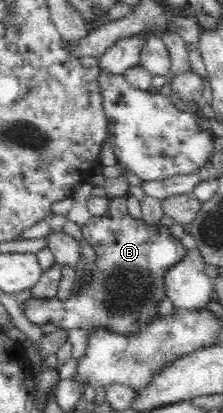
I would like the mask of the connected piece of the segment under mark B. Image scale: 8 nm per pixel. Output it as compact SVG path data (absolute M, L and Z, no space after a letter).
M119 197L111 199L106 215L91 217L85 226L81 227L84 240L93 247L97 253L95 260L95 272L89 276L87 284L83 284L76 296L70 296L65 301L47 301L45 298L29 296L25 302L21 302L21 311L31 323L42 326L47 323L54 324L58 328L71 329L83 328L108 328L119 334L135 334L139 326L151 322L153 318L160 316L157 309L159 300L165 298L163 274L180 262L185 256L185 248L180 240L171 236L169 229L162 223L150 226L145 225L143 219L134 219L129 216L126 207L126 199Z

